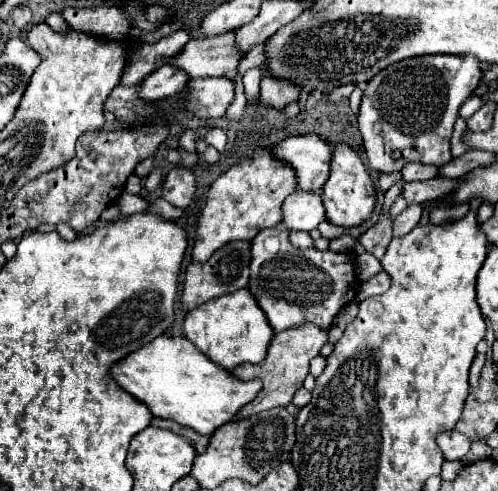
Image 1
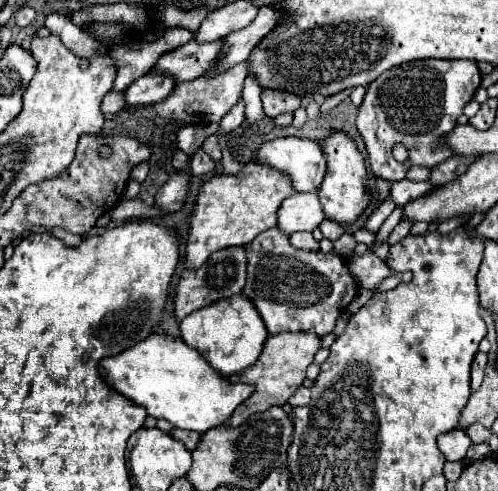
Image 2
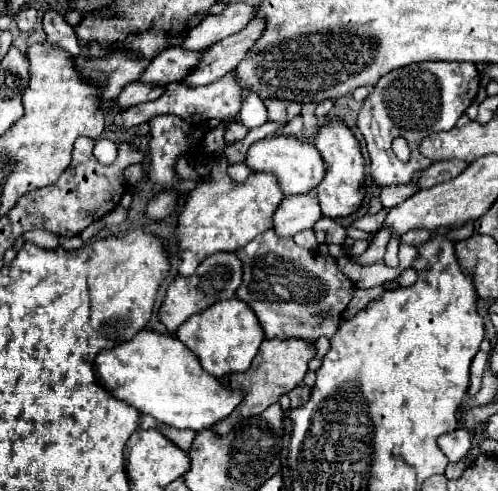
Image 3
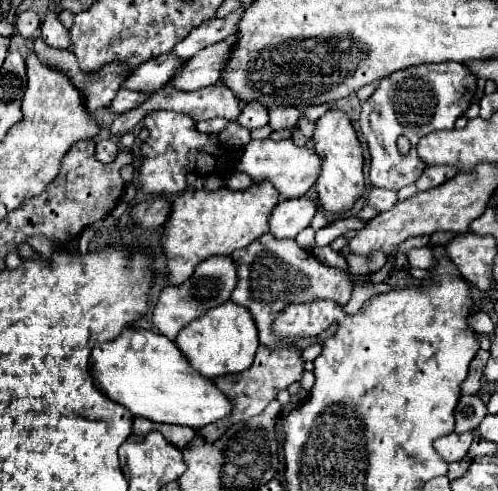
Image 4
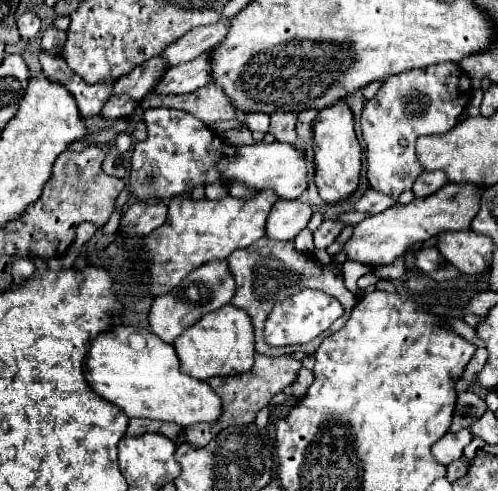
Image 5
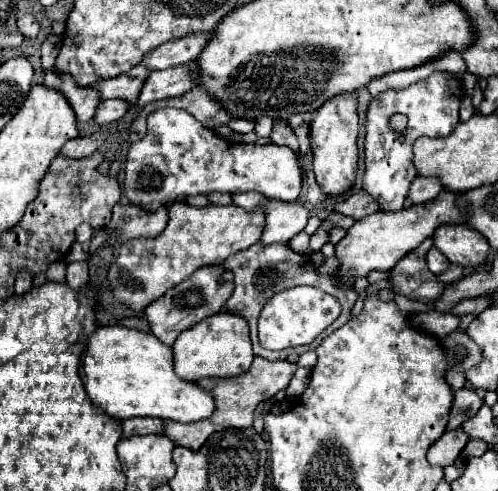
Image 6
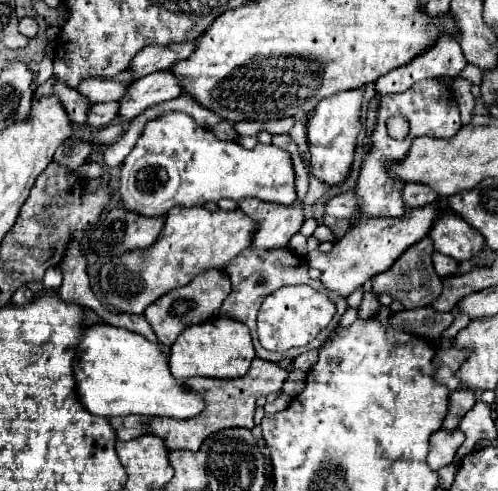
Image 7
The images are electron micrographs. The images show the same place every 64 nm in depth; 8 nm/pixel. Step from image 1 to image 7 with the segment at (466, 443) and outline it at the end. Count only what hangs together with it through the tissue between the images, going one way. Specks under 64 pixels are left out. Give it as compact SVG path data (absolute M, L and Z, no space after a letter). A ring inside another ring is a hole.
M456 428L456 430L436 430L430 436L430 450L428 450L428 466L436 472L444 466L448 466L454 460L456 450L460 448L460 444L464 442L464 434Z

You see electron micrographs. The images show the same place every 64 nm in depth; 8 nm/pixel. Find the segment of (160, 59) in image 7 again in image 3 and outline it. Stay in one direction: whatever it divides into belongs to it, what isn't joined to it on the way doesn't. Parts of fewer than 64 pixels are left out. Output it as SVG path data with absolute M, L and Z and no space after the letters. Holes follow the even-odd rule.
M246 2L230 4L222 14L218 16L206 16L196 28L188 32L188 36L182 40L182 50L204 50L208 44L214 44L216 40L222 40L224 36L240 32L254 16L254 8Z

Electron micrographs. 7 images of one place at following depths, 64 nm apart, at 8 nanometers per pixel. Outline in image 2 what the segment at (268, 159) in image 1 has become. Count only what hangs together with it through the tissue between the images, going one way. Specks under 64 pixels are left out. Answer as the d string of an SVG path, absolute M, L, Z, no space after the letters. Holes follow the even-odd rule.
M254 160L244 166L240 176L226 176L221 172L222 161L215 164L219 173L202 184L192 214L188 216L188 238L186 238L186 262L188 270L196 270L208 260L208 256L216 250L230 246L246 246L260 232L276 226L276 210L282 200L292 194L288 188L288 180L280 176L280 172L272 172L272 168L264 168Z

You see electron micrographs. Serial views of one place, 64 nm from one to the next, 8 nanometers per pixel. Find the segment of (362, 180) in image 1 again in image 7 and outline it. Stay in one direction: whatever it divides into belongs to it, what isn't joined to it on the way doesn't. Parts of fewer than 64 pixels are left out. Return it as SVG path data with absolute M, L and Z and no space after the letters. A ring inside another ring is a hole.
M344 90L336 96L324 98L316 110L308 114L308 150L310 150L310 168L312 174L326 184L342 184L348 176L348 170L354 160L356 136L360 132L360 108L362 108L362 90Z

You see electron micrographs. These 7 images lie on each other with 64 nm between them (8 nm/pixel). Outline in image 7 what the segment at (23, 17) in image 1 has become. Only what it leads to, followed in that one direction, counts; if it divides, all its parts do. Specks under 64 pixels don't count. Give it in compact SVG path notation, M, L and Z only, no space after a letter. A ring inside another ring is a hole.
M20 18L20 32L28 38L34 38L38 34L38 22L34 18Z

